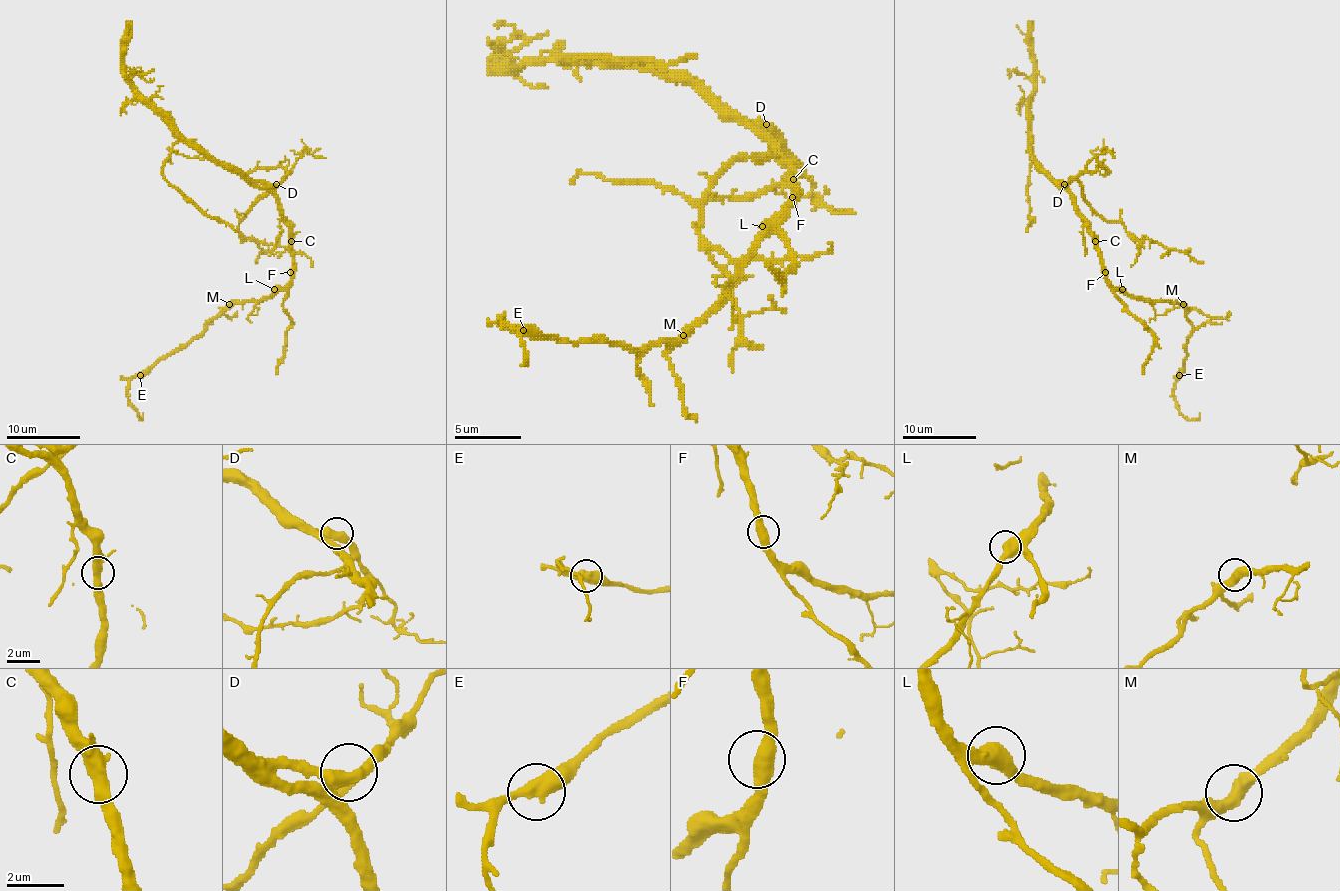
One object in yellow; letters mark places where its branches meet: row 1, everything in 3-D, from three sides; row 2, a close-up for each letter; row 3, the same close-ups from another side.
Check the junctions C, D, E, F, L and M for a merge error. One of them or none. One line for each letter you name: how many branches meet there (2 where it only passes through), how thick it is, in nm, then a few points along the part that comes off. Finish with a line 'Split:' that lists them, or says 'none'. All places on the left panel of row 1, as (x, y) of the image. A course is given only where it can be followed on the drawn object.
Split: none

